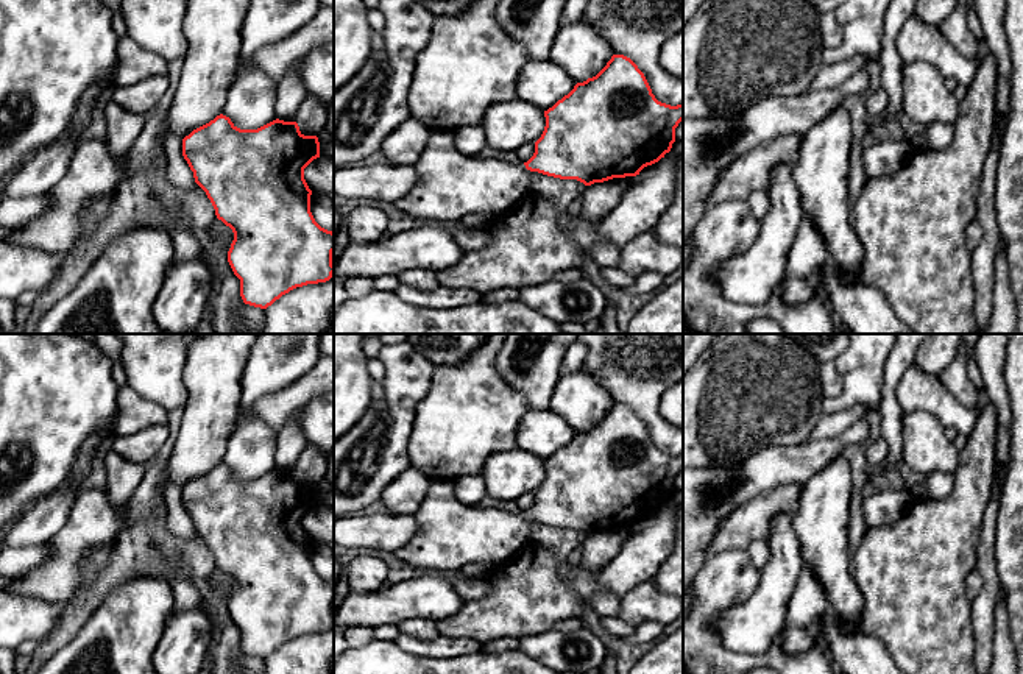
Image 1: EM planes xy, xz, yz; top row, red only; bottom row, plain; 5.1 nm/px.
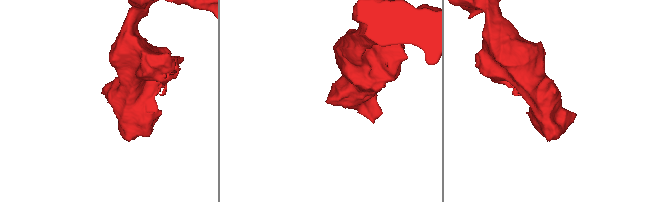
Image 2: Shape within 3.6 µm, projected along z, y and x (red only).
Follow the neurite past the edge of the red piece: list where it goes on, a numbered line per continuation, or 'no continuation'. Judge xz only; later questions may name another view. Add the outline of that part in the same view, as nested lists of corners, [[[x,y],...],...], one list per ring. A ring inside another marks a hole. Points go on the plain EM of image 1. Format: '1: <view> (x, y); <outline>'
1: xz (451, 534); [[[432,481],[415,512],[418,532],[395,557],[426,573],[455,571],[466,563],[502,565],[530,540],[530,520],[524,512],[508,513],[462,502],[454,481]]]

